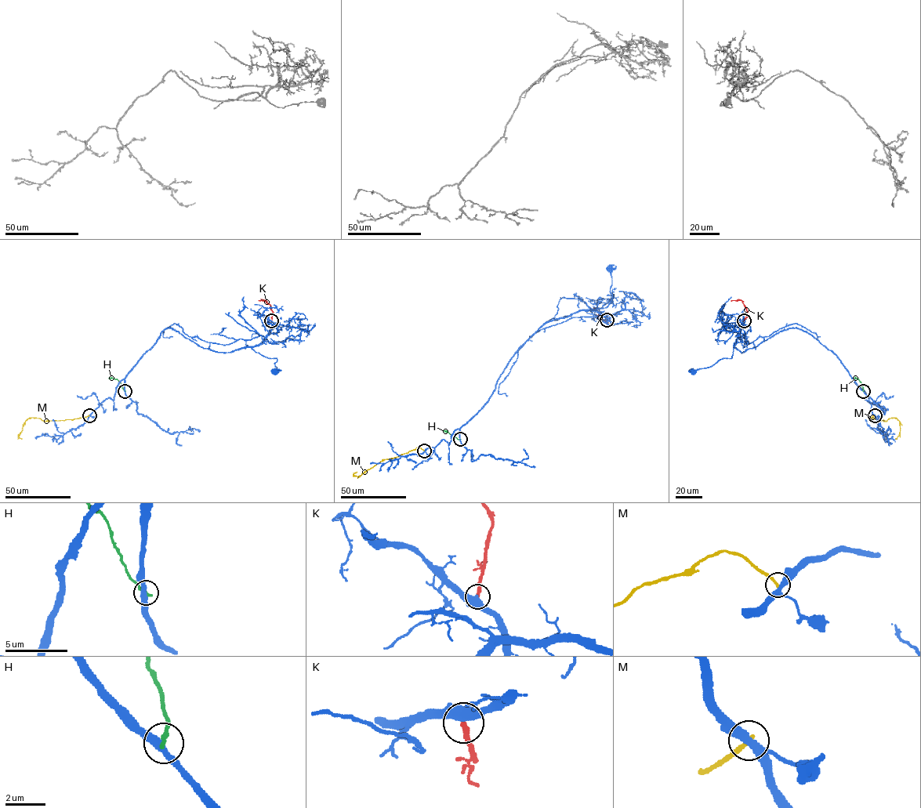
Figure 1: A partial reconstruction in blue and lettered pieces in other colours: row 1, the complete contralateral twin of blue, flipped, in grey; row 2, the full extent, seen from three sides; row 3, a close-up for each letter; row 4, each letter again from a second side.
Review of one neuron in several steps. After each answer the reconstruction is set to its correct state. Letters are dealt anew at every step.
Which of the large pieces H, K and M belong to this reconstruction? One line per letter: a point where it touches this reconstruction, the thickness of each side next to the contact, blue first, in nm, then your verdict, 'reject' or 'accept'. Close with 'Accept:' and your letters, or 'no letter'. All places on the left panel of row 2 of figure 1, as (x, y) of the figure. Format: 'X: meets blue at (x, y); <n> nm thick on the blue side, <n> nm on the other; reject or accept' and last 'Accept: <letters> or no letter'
H: meets blue at (125, 391); 400 nm thick on the blue side, 240 nm on the other; reject
K: meets blue at (271, 320); 550 nm thick on the blue side, 240 nm on the other; accept
M: meets blue at (89, 415); 320 nm thick on the blue side, 220 nm on the other; reject
Accept: K

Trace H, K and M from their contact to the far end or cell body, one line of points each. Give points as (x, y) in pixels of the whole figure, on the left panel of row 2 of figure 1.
H: (125, 390), (117, 379), (108, 378)
K: (271, 320), (273, 311), (270, 305), (263, 300), (258, 300)
M: (89, 414), (73, 419), (44, 421), (39, 418), (28, 418), (18, 436), (22, 439)

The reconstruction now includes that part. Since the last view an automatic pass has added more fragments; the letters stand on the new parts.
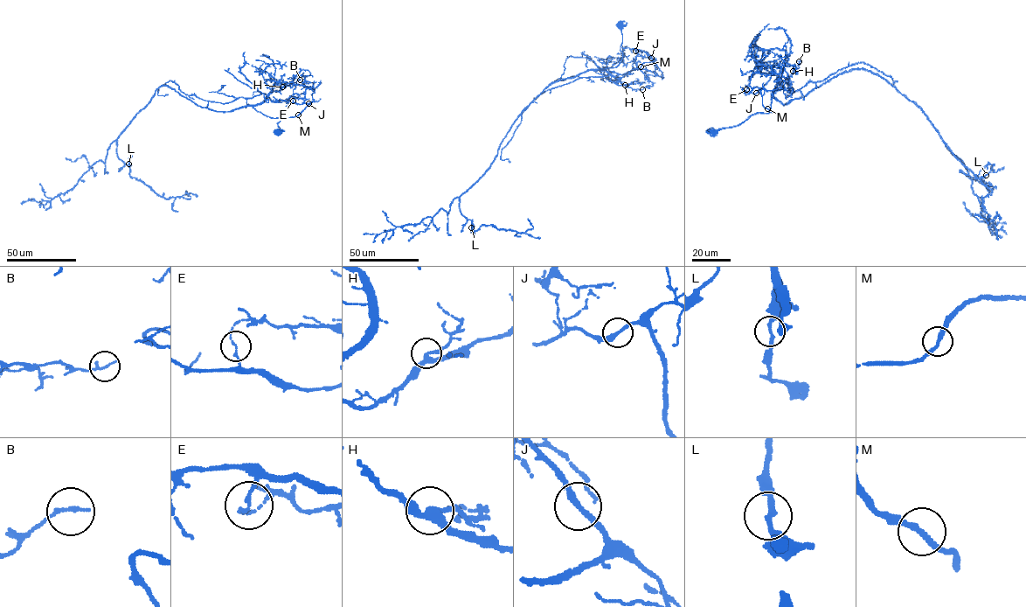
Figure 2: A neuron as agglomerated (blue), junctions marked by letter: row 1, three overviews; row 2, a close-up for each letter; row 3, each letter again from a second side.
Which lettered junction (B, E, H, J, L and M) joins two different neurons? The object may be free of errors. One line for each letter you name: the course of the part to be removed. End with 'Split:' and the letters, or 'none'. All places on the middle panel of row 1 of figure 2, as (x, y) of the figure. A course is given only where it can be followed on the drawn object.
E: (635, 51), (644, 51), (652, 60), (632, 69)
Split: E

